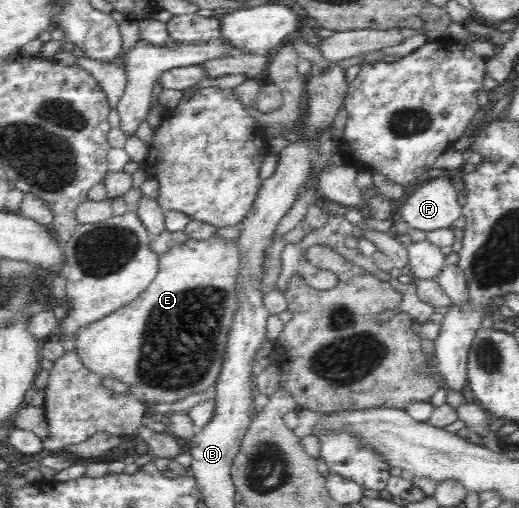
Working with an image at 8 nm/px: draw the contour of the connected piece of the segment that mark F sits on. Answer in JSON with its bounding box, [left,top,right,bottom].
[398,176,463,232]

